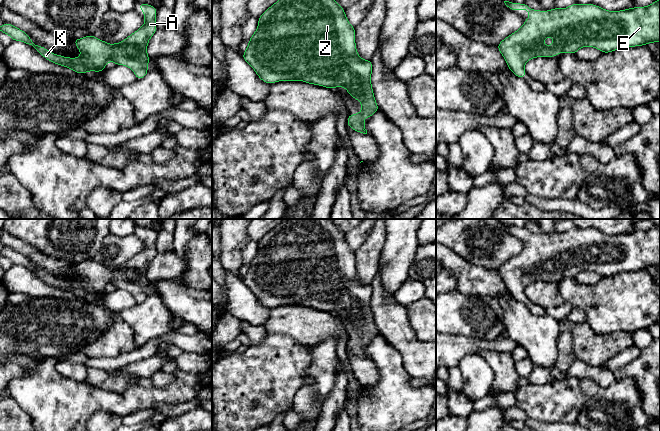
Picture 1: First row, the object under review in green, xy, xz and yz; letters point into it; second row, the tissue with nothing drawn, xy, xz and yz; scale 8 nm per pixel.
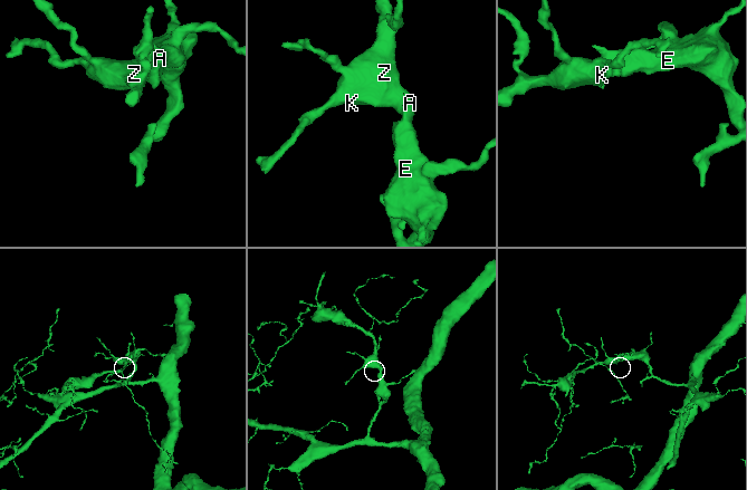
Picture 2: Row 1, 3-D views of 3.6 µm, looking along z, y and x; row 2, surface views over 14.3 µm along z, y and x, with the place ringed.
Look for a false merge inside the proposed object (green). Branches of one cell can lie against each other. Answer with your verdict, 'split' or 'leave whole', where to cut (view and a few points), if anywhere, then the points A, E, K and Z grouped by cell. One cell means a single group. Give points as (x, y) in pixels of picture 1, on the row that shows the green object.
leave whole; cut none; groups A E K Z

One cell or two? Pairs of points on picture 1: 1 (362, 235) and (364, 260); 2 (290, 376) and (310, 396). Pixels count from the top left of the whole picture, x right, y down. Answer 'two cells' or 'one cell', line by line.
1: two cells
2: two cells

